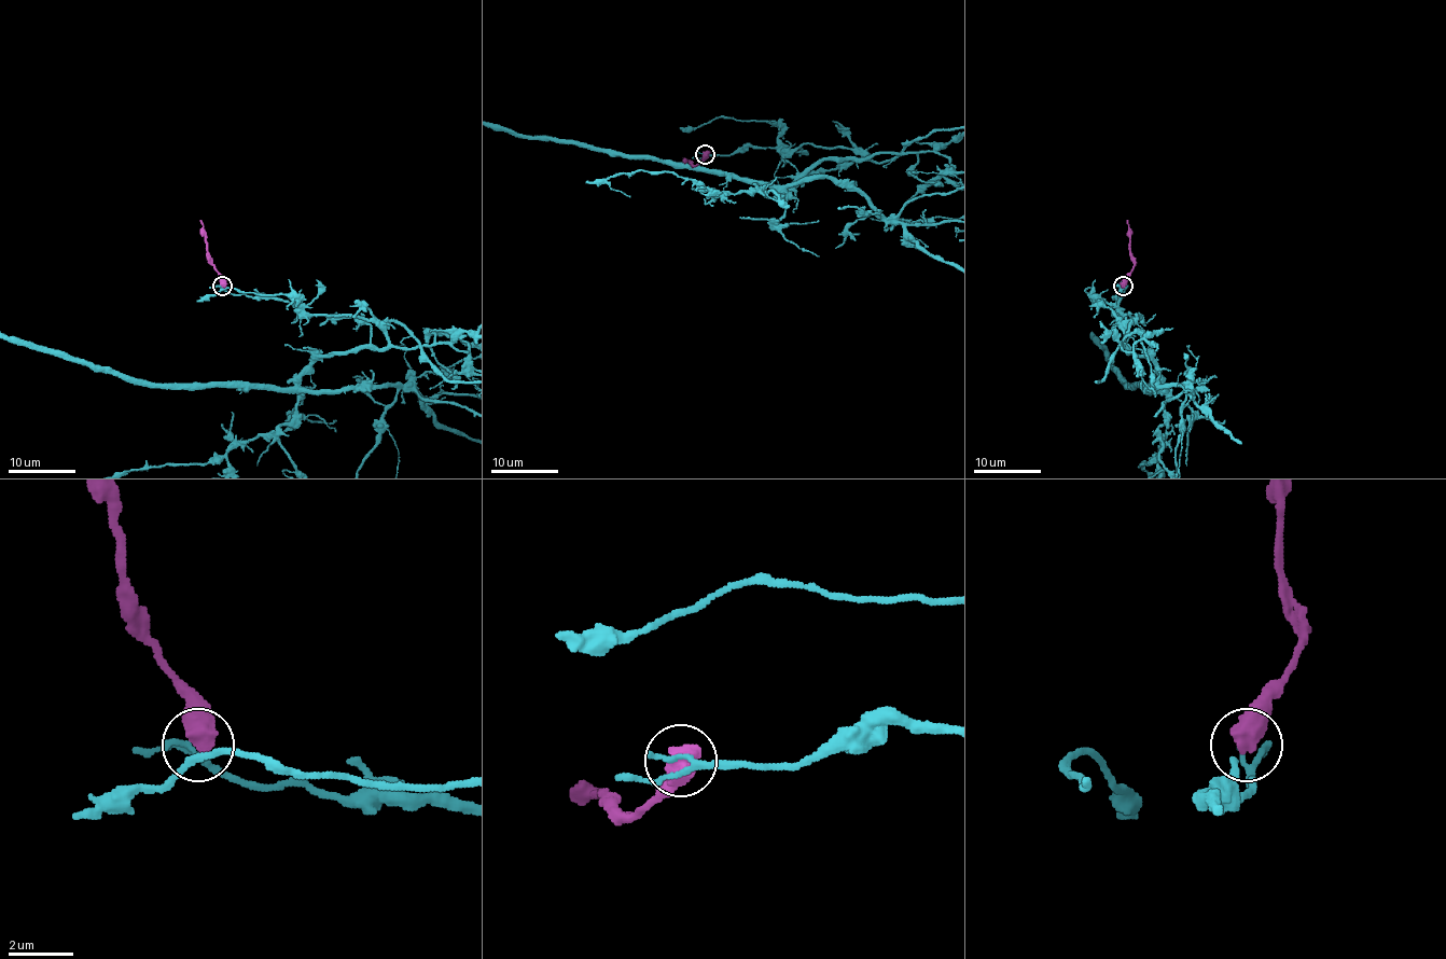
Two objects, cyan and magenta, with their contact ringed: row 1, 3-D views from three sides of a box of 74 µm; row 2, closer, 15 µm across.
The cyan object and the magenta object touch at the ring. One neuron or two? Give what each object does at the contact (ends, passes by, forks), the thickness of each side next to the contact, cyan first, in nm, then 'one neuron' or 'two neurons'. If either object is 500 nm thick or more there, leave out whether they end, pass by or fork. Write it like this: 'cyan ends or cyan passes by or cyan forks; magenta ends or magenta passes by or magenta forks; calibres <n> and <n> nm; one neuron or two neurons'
calibres 130 and 700 nm; two neurons

